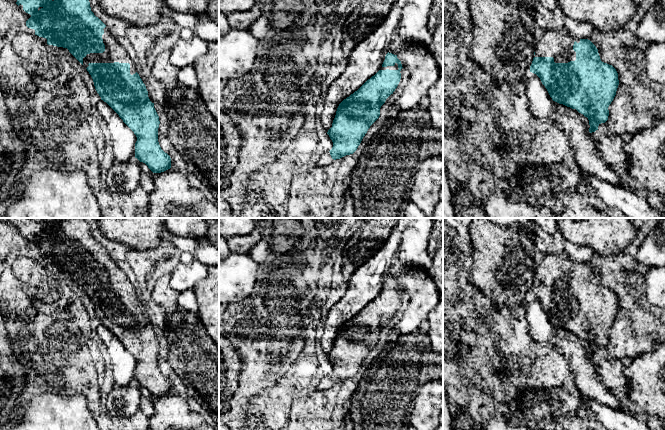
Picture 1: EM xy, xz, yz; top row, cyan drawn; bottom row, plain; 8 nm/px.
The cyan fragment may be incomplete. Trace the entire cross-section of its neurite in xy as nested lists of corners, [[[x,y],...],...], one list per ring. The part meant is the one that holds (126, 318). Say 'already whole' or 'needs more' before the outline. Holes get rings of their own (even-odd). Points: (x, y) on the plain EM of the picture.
already whole | [[[89,287],[88,289],[86,293],[101,324],[106,326],[136,359],[135,382],[145,387],[153,397],[170,393],[171,382],[161,373],[158,366],[159,340],[139,298],[137,296],[130,298],[129,287]]]

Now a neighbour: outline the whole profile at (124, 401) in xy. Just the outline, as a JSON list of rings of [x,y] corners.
[[[133,382],[127,386],[114,386],[106,399],[107,412],[113,416],[130,418],[140,409],[141,386]]]

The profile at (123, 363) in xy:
[[[103,324],[98,326],[97,333],[109,353],[115,386],[127,386],[135,382],[137,361],[134,356]]]

